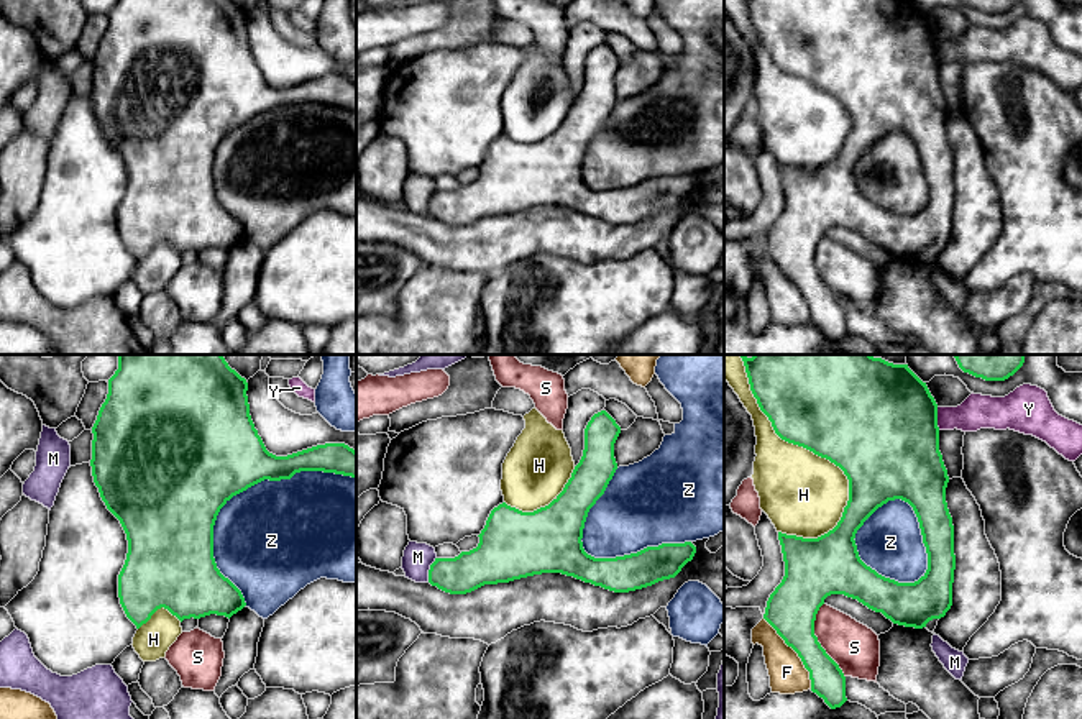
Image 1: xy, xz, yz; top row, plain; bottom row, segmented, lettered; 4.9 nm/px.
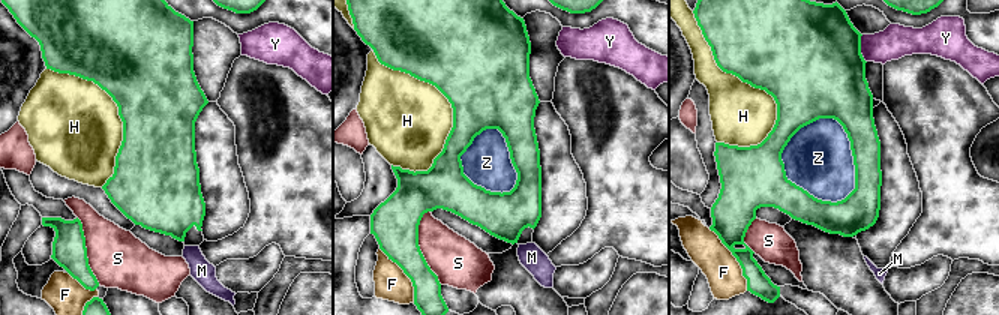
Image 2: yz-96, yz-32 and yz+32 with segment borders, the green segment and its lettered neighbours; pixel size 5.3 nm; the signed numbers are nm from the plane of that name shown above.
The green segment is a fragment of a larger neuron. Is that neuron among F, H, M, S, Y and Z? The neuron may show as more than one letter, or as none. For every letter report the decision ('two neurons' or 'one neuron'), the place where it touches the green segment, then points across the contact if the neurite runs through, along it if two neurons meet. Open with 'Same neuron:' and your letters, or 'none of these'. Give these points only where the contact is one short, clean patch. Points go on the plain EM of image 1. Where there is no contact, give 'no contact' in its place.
Same neuron: Z
F: two neurons | yz (797, 284)
H: two neurons | yz (813, 84)
M: two neurons | xz (429, 202)
S: two neurons | yz (816, 273)
Y: two neurons | yz (936, 51)
Z: one neuron | xy (240, 123)

